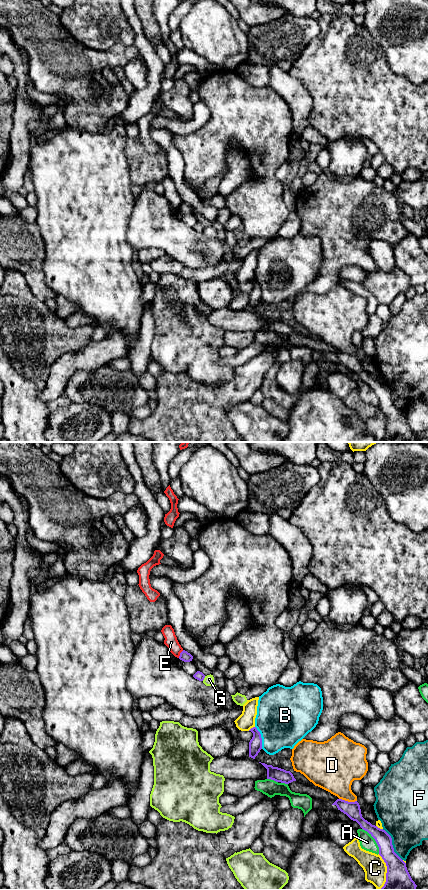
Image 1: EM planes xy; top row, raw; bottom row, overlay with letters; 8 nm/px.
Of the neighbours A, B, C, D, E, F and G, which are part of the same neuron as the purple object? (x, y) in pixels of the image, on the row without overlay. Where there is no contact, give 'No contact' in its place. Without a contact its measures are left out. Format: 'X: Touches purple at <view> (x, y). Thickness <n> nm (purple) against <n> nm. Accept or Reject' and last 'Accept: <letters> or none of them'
A: Touches purple at xy (375, 392). Thickness 140 nm (purple) against 120 nm. Reject
B: Touches purple at xy (260, 289). Thickness 110 nm (purple) against 460 nm. Reject
C: Touches purple at xy (387, 424). Thickness 260 nm (purple) against 180 nm. Reject
D: Touches purple at xy (347, 353). Thickness 130 nm (purple) against 300 nm. Reject
E: Touches purple at xy (180, 206). Thickness 80 nm (purple) against 100 nm. Reject
F: Touches purple at xy (391, 396). Thickness 180 nm (purple) against 380 nm. Reject
G: Touches purple at xy (204, 229). Thickness 70 nm (purple) against 80 nm. Reject
Accept: none of them

